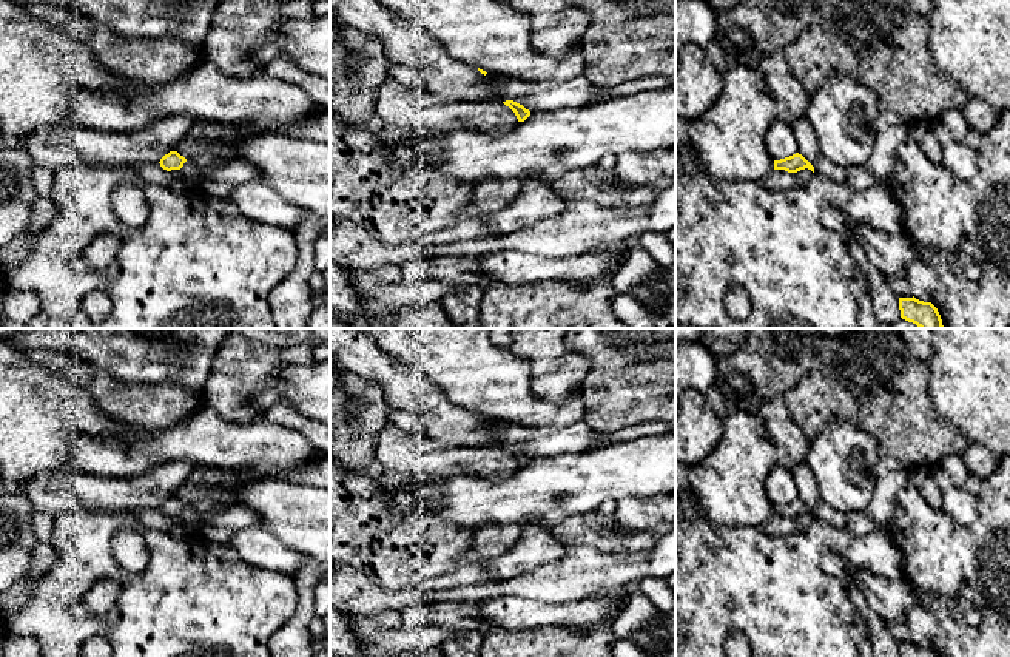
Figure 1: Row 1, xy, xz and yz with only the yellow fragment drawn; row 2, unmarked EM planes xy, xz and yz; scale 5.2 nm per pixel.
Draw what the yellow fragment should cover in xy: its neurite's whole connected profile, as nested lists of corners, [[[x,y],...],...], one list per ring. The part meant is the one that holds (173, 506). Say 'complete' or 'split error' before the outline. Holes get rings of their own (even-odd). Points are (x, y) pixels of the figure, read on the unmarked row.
complete; [[[170,497],[160,504],[160,512],[167,517],[180,515],[187,504],[180,501],[177,497]]]

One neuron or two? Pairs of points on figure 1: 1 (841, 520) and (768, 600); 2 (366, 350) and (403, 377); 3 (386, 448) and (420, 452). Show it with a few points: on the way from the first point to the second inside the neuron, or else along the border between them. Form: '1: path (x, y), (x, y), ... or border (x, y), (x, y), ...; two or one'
1: border (825, 522), (853, 534), (870, 532); two
2: path (375, 360), (393, 377); one
3: path (393, 448), (401, 452), (412, 452); one

